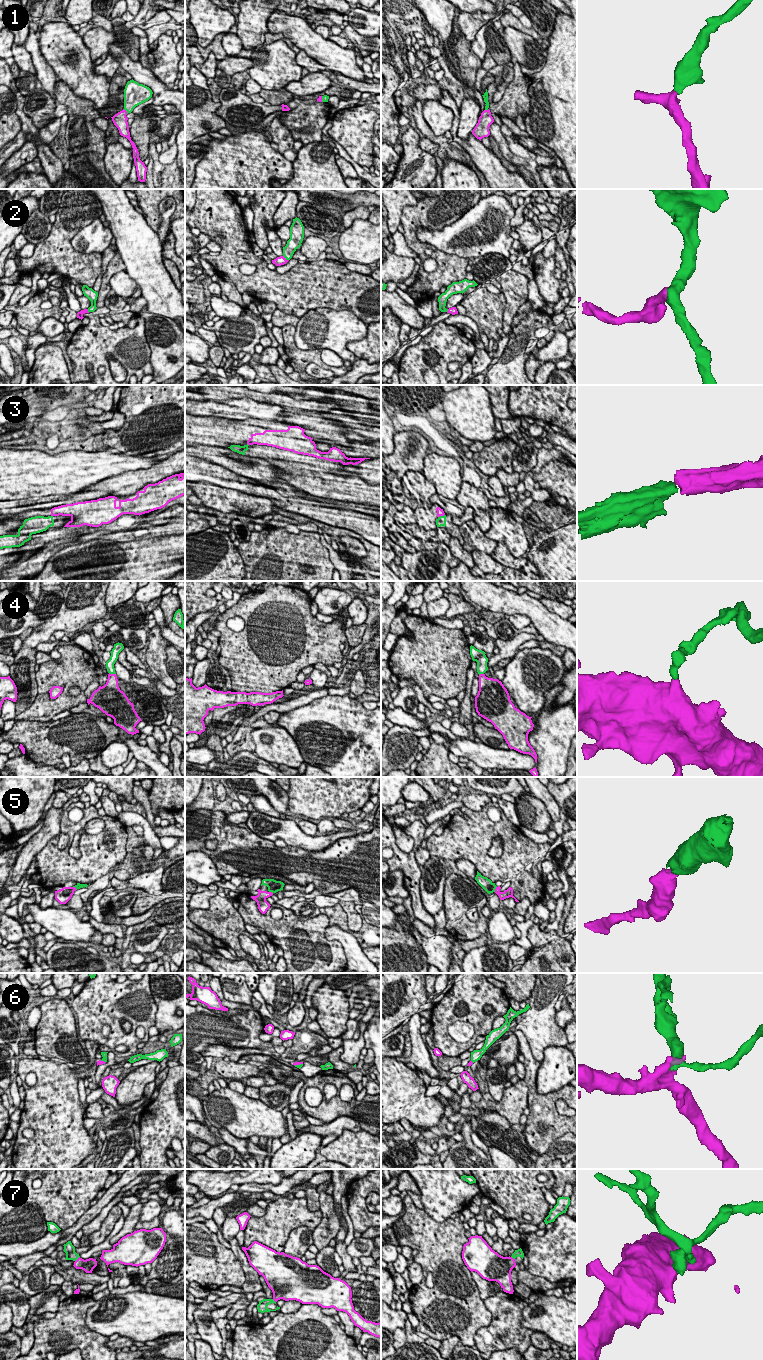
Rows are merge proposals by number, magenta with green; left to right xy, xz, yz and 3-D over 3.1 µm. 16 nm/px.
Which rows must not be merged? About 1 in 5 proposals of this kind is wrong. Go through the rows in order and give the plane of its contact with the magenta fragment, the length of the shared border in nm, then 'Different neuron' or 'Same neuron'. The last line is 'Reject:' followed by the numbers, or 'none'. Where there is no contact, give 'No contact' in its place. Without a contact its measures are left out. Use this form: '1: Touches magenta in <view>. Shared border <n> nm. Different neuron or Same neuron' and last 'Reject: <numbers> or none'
1: Touches magenta in xy. Shared border 110 nm. Same neuron
2: Touches magenta in xz. Shared border 130 nm. Same neuron
3: Touches magenta in yz. Shared border 120 nm. Different neuron
4: Touches magenta in xy. Shared border 120 nm. Same neuron
5: Touches magenta in yz. Shared border 100 nm. Same neuron
6: Touches magenta in xz. Shared border 150 nm. Same neuron
7: Touches magenta in xy. Shared border 120 nm. Same neuron
Reject: 3

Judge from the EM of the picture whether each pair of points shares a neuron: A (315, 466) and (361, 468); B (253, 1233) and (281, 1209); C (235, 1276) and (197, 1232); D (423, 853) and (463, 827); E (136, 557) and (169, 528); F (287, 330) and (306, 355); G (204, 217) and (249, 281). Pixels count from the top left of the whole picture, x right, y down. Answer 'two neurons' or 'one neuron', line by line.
A: two neurons
B: one neuron
C: one neuron
D: two neurons
E: two neurons
F: one neuron
G: one neuron

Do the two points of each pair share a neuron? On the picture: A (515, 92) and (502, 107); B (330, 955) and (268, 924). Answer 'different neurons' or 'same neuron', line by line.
A: same neuron
B: same neuron

